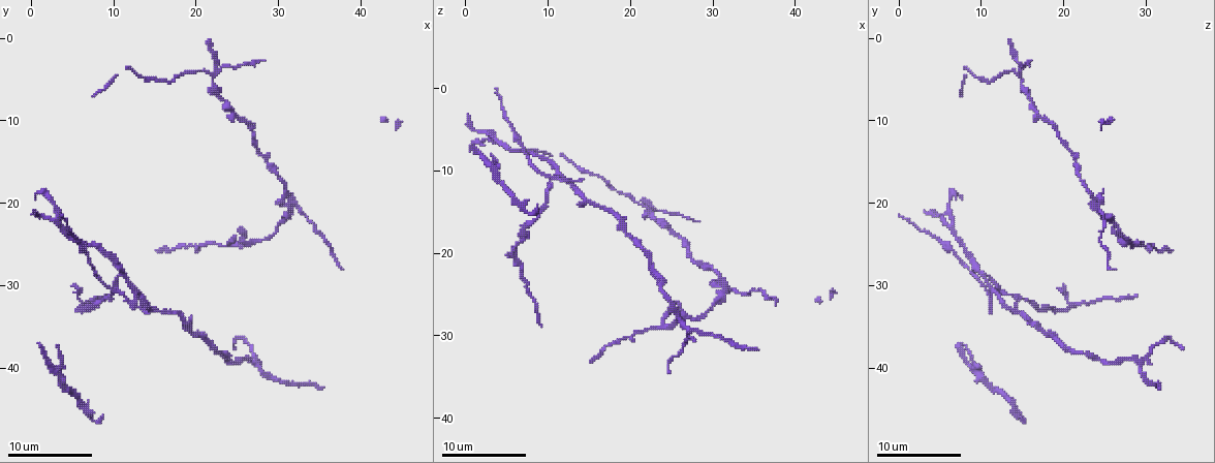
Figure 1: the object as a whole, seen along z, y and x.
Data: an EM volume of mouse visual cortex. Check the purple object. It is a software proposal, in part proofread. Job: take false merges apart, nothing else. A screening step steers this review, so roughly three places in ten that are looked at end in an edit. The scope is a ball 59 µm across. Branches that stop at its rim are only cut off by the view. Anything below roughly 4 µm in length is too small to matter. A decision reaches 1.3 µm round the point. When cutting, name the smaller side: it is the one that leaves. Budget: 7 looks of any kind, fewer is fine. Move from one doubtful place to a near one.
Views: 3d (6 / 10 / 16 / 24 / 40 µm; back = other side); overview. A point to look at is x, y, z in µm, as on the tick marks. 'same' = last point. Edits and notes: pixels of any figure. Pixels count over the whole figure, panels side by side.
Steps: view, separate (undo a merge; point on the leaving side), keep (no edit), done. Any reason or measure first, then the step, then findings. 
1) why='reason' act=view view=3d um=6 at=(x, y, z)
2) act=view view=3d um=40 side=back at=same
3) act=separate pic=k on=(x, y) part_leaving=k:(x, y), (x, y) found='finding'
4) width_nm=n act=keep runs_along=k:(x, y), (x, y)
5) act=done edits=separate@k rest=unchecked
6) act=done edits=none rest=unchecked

why='four arms meet' act=view view=3d um=16 at=(27.0, 39.4, 29.4)

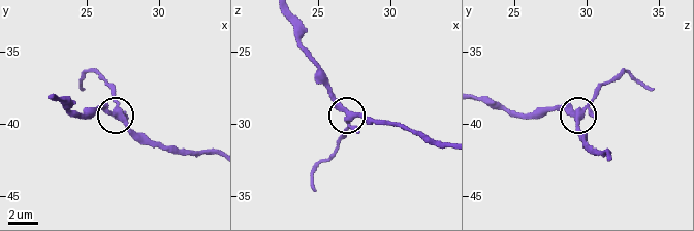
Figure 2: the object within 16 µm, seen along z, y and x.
width_nm=360 act=keep found='continuous, no second neuron'

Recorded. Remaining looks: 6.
why='arms run side by side' act=view view=3d um=10 at=(31.6, 20.2, 24.2)

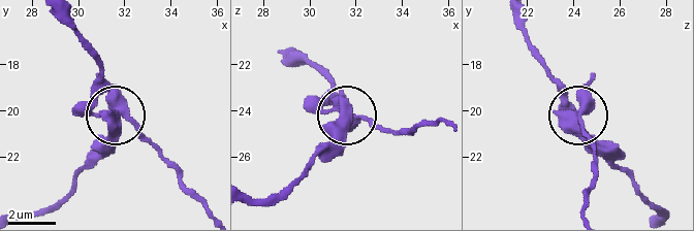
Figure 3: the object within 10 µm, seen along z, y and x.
width_nm=430 act=separate pic=3 on=(588, 81) part_leaving=3:(580, 114), (580, 130), (593, 154), (593, 184), (582, 213) found='a second neuron is stuck on'

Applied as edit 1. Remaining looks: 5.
why='a narrow waist' act=view view=3d um=10 at=(27.0, 11.2, 19.4)

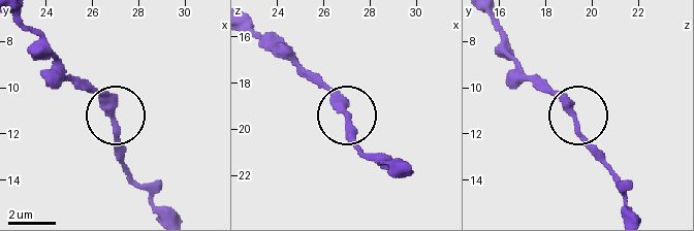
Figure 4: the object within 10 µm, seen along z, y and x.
why='zoom in' act=view view=3d um=6 at=(26.9, 11.4, 19.3)

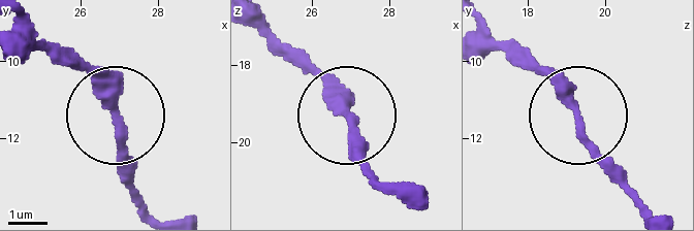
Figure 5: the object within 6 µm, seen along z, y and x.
act=keep runs_along=5:(154, 213), (112, 95), (68, 48) found='continuous, no second neuron'

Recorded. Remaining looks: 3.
why='side arm on a straight run' act=view view=3d um=10 at=(22.4, 4.6, 14.8)

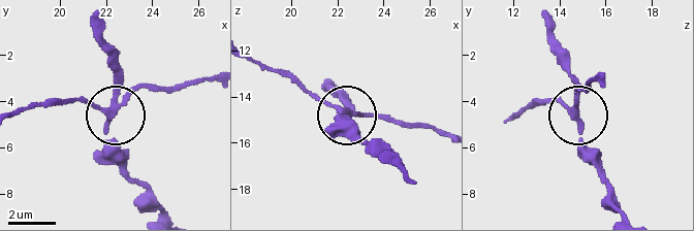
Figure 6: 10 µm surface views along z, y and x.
act=view view=3d um=6 at=(22.1, 4.3, 14.6)

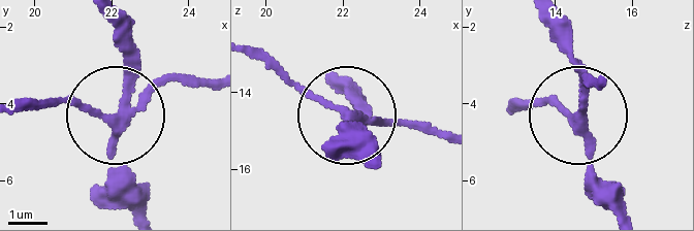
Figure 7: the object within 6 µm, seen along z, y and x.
width_nm=220 act=separate pic=7 on=(164, 80) part_leaving=7:(119, 122), (72, 102), (23, 102) found='a second neuron is stuck on'

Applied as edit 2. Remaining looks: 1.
act=done edits=separate@3,separate@7 rest=unchecked

